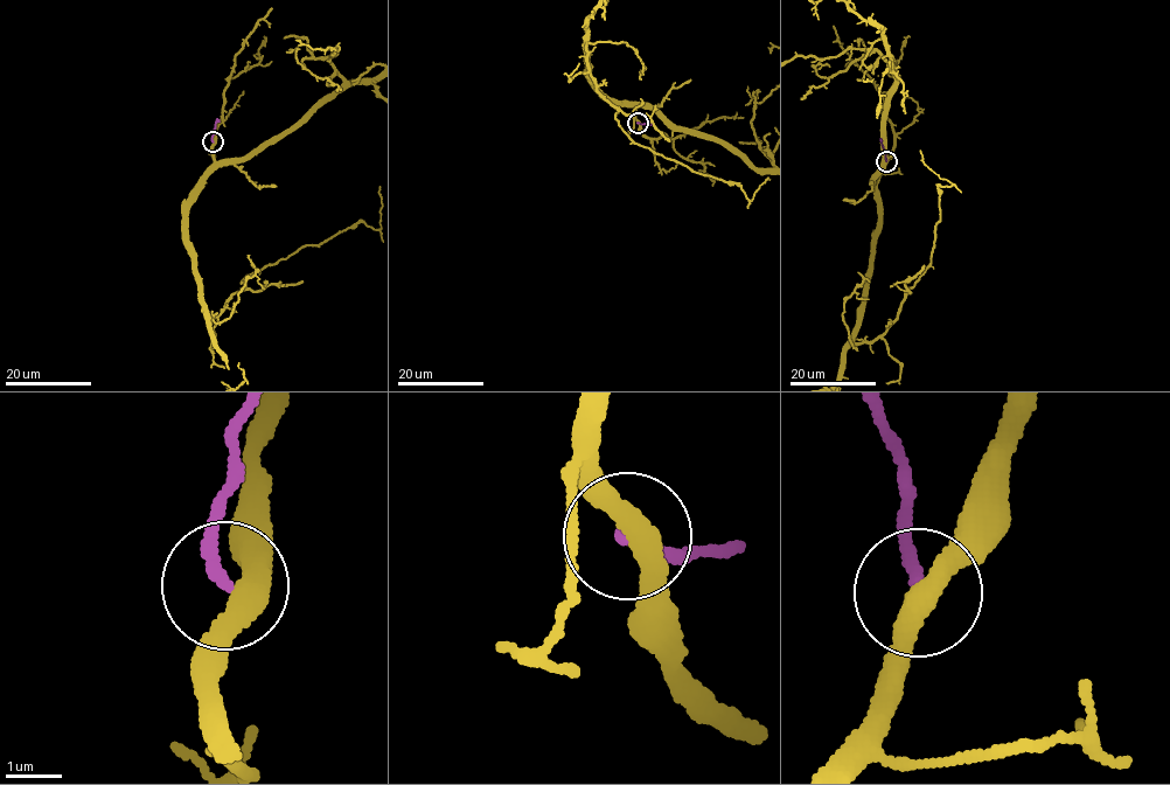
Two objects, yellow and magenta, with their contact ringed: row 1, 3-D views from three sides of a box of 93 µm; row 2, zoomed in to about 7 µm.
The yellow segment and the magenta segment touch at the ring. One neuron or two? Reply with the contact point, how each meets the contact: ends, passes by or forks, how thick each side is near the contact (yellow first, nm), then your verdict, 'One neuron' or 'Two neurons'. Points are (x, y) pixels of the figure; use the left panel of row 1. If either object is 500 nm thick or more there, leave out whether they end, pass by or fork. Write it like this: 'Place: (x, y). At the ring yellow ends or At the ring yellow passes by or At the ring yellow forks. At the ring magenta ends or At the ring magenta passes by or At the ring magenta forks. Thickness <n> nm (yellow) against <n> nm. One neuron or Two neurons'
Place: (213, 141). At the ring yellow passes by. At the ring magenta ends. Thickness 420 nm (yellow) against 220 nm. Two neurons

